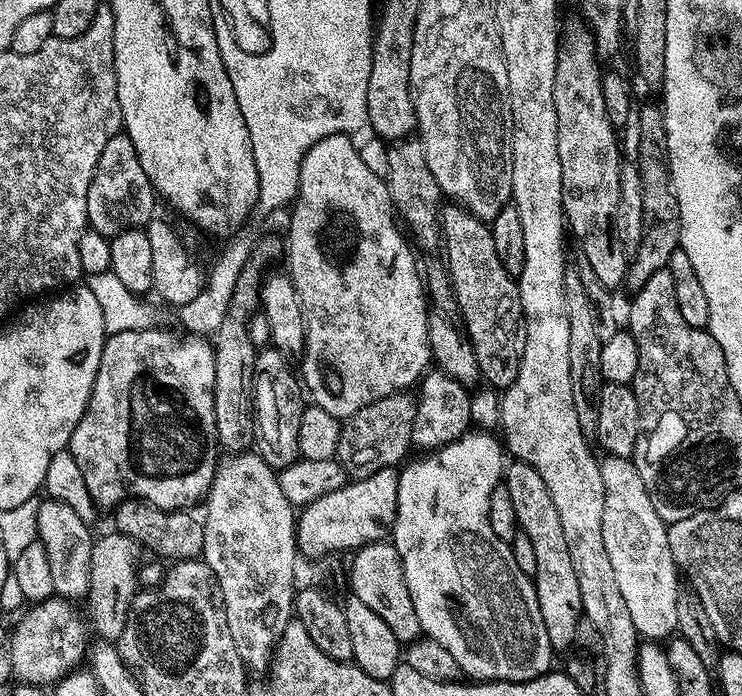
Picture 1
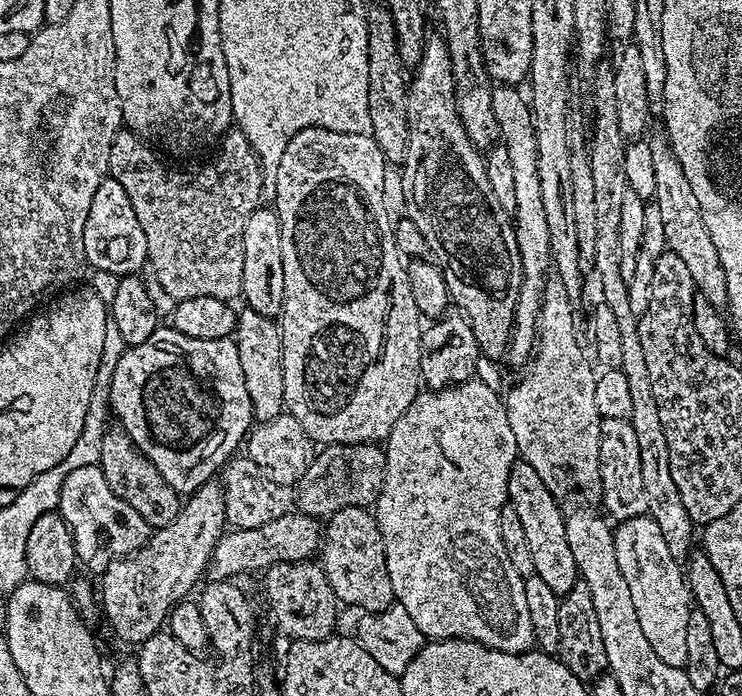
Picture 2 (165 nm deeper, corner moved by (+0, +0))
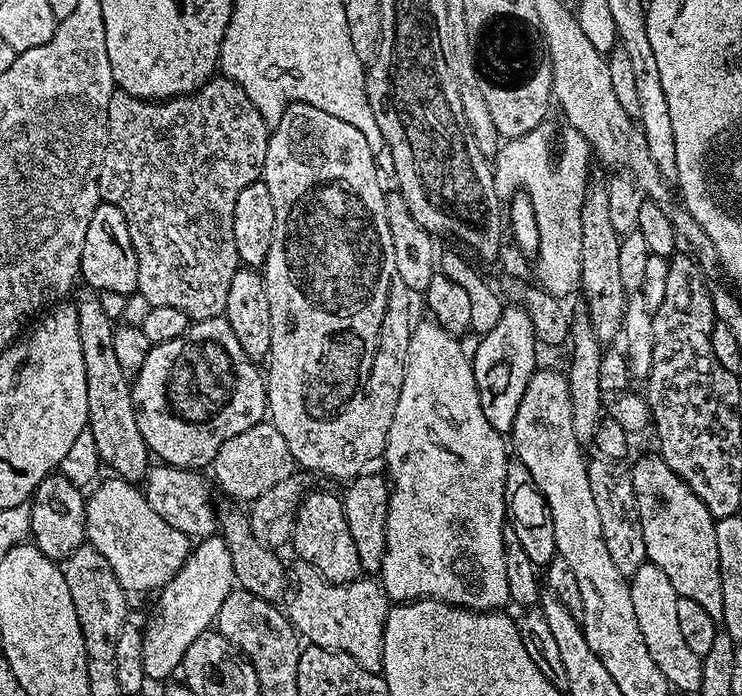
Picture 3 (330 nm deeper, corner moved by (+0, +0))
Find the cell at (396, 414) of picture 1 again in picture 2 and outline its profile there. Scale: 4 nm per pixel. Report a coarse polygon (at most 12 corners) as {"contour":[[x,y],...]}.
{"contour":[[376,444],[320,448],[303,507],[375,505],[386,474]]}

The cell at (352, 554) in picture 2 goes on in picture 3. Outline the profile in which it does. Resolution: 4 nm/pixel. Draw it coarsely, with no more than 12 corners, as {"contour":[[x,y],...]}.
{"contour":[[309,491],[290,548],[332,584],[361,579],[344,501]]}

